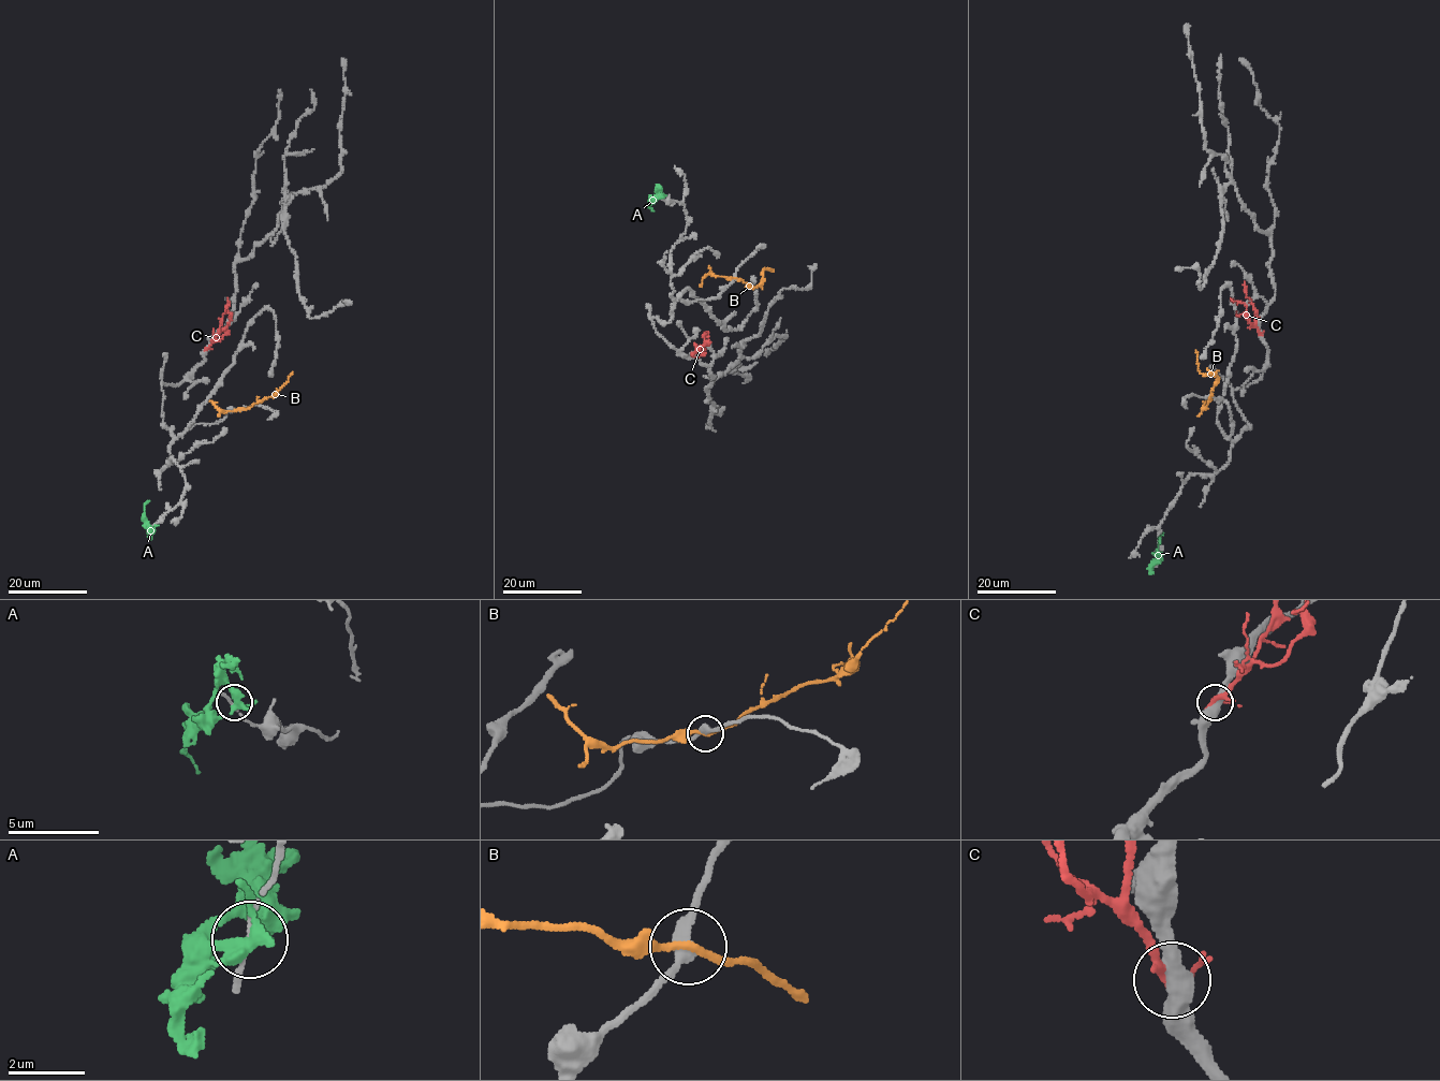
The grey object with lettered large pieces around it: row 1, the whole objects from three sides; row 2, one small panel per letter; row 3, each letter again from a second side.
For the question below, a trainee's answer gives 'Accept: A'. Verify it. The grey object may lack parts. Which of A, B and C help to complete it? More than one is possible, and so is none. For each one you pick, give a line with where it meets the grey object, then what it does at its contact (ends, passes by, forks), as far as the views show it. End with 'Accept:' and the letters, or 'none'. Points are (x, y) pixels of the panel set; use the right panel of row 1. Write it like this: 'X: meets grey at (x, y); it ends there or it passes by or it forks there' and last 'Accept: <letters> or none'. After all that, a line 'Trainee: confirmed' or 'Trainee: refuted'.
B: meets grey at (1209, 397); it passes by
Accept: B
Trainee: refuted

